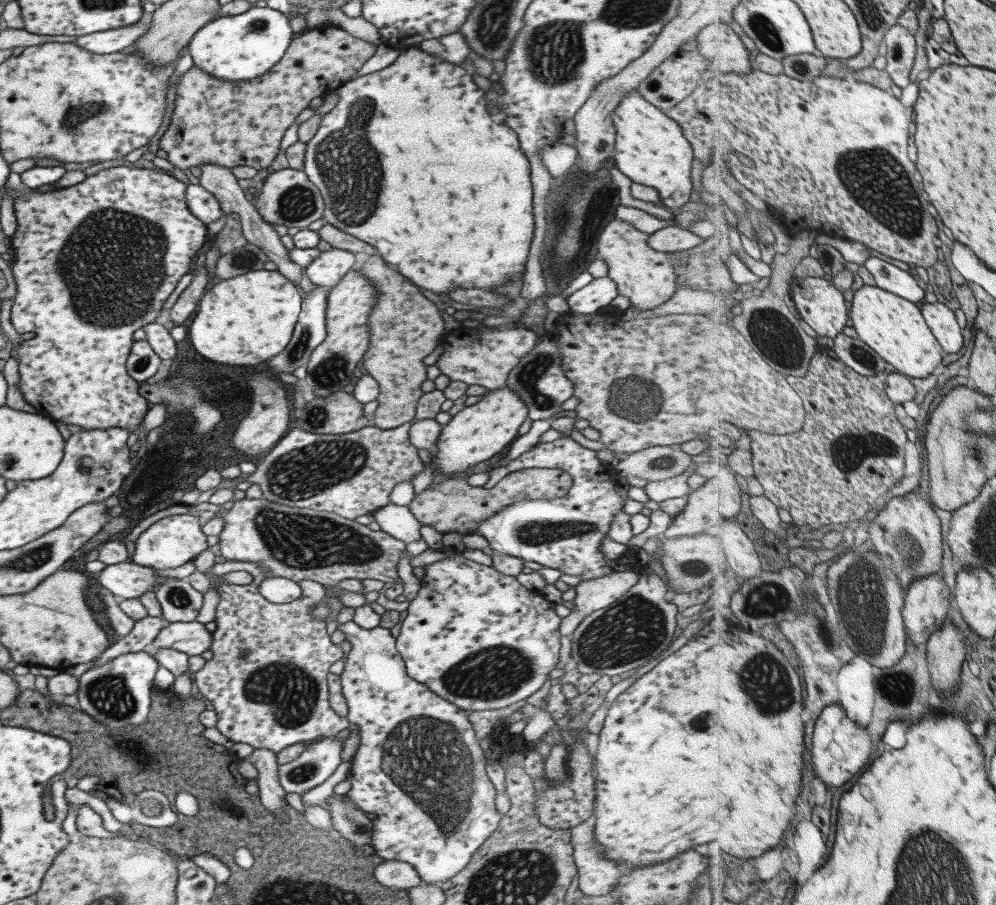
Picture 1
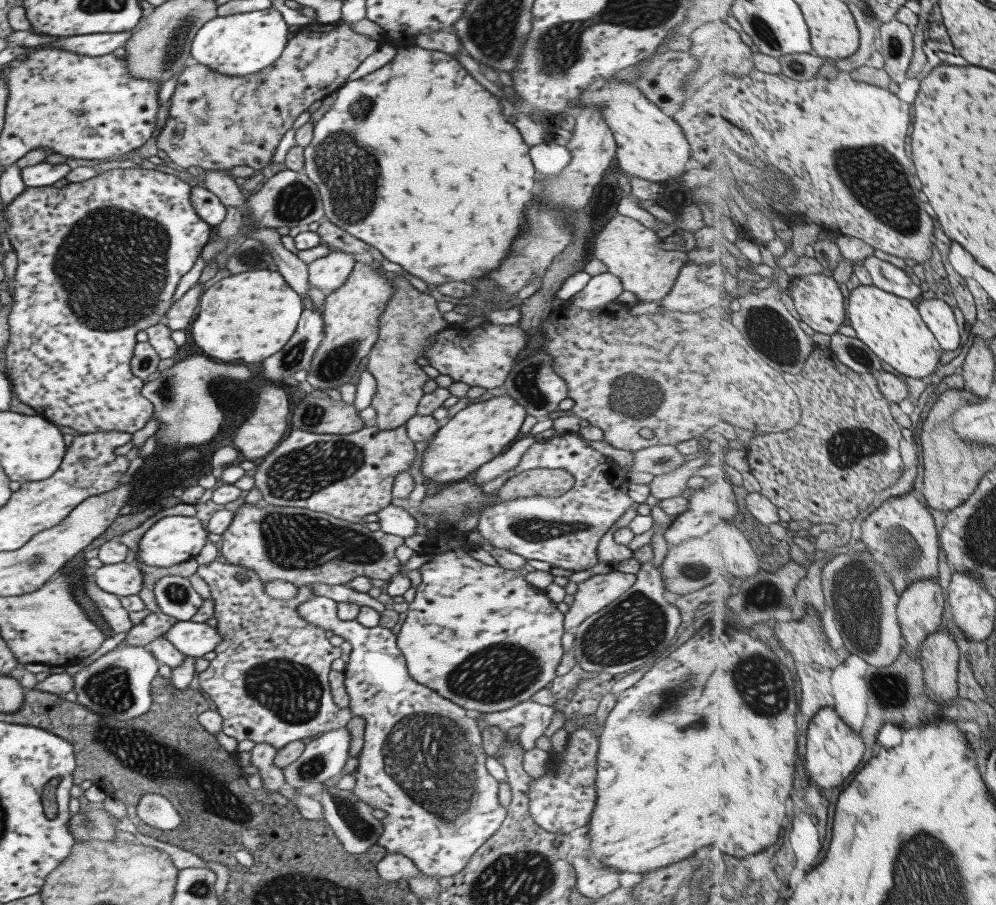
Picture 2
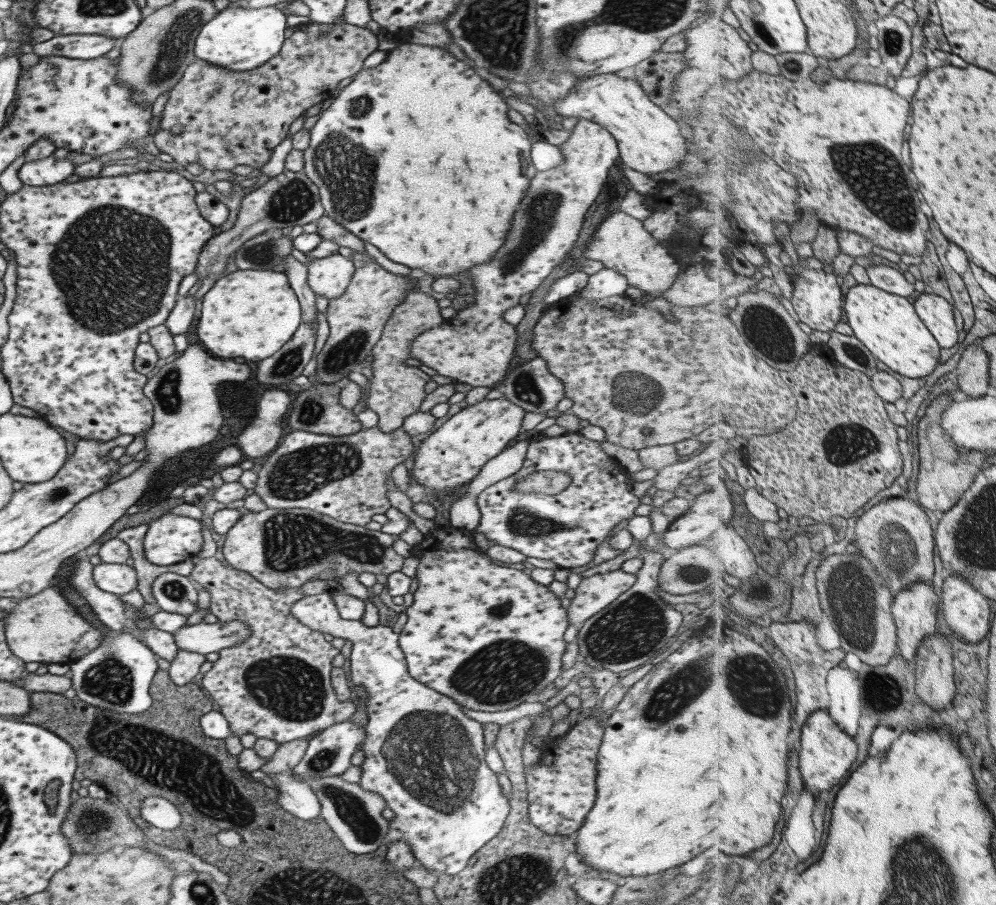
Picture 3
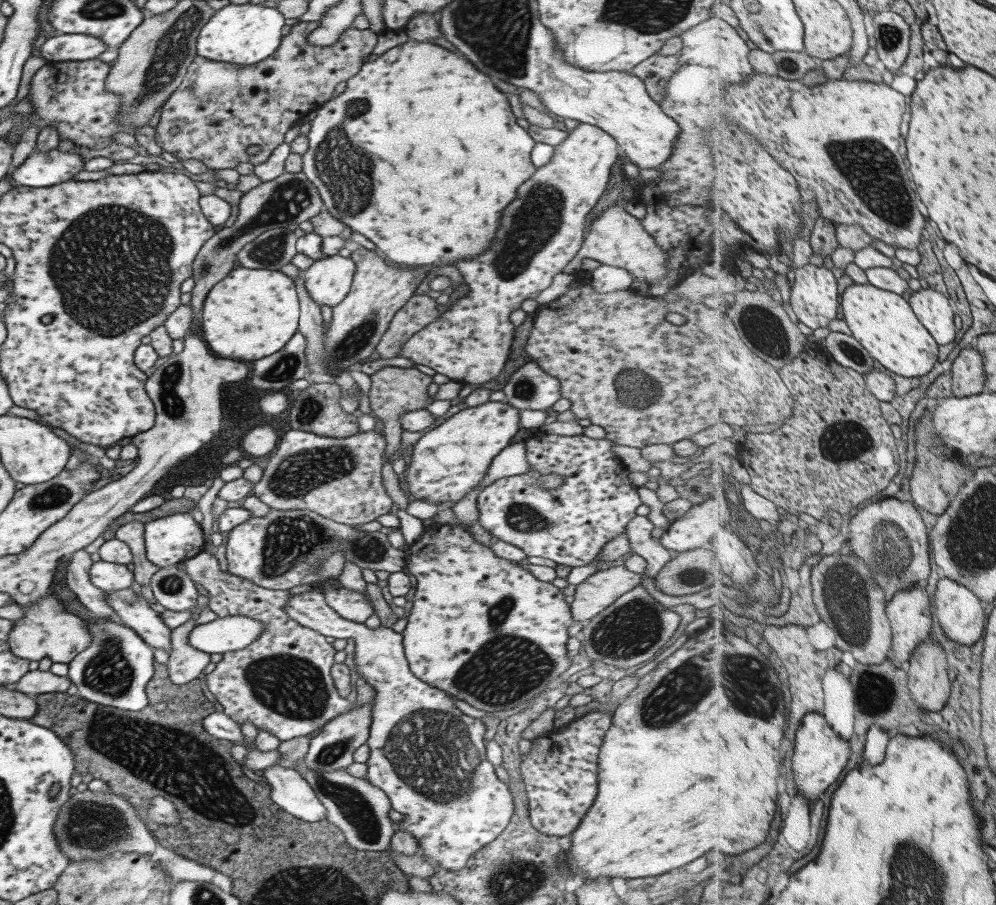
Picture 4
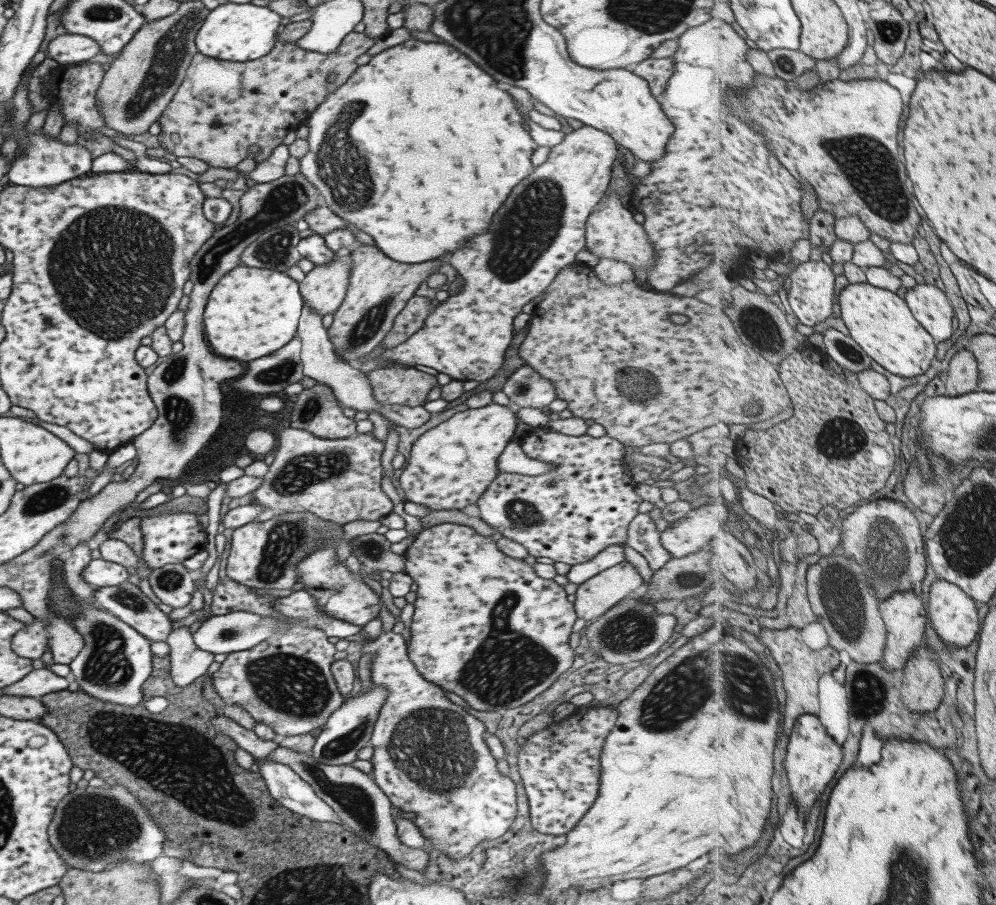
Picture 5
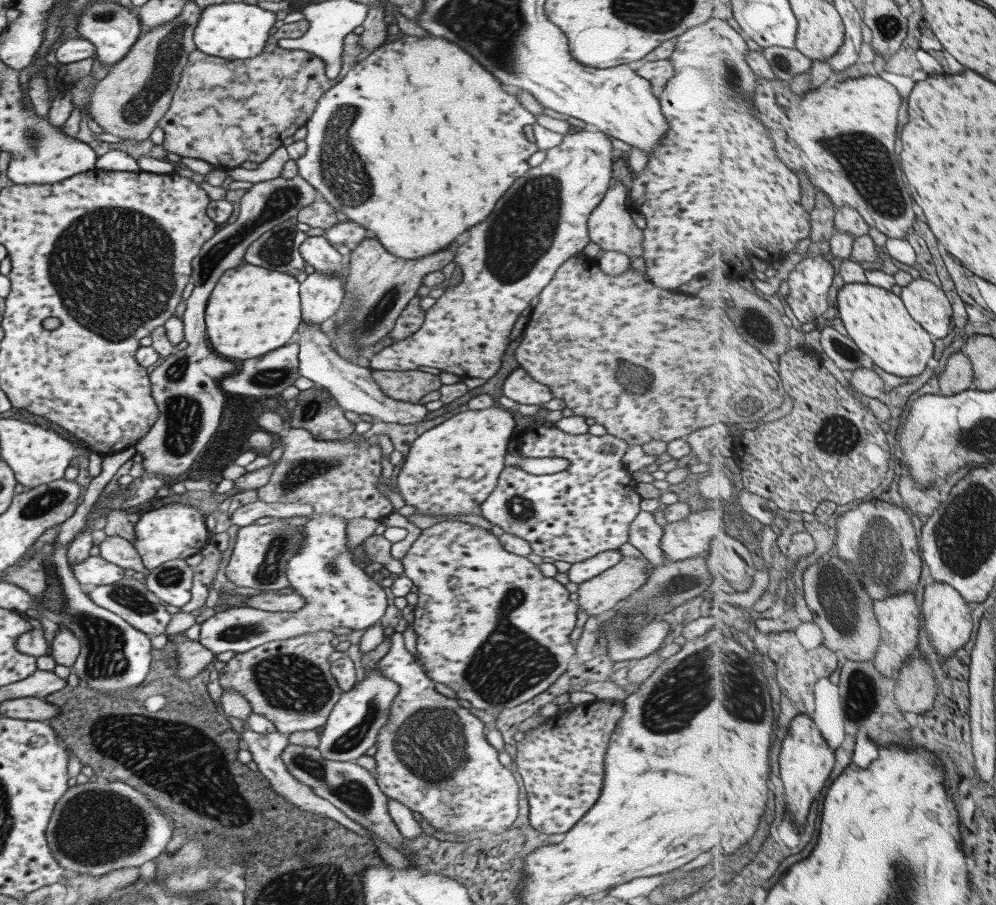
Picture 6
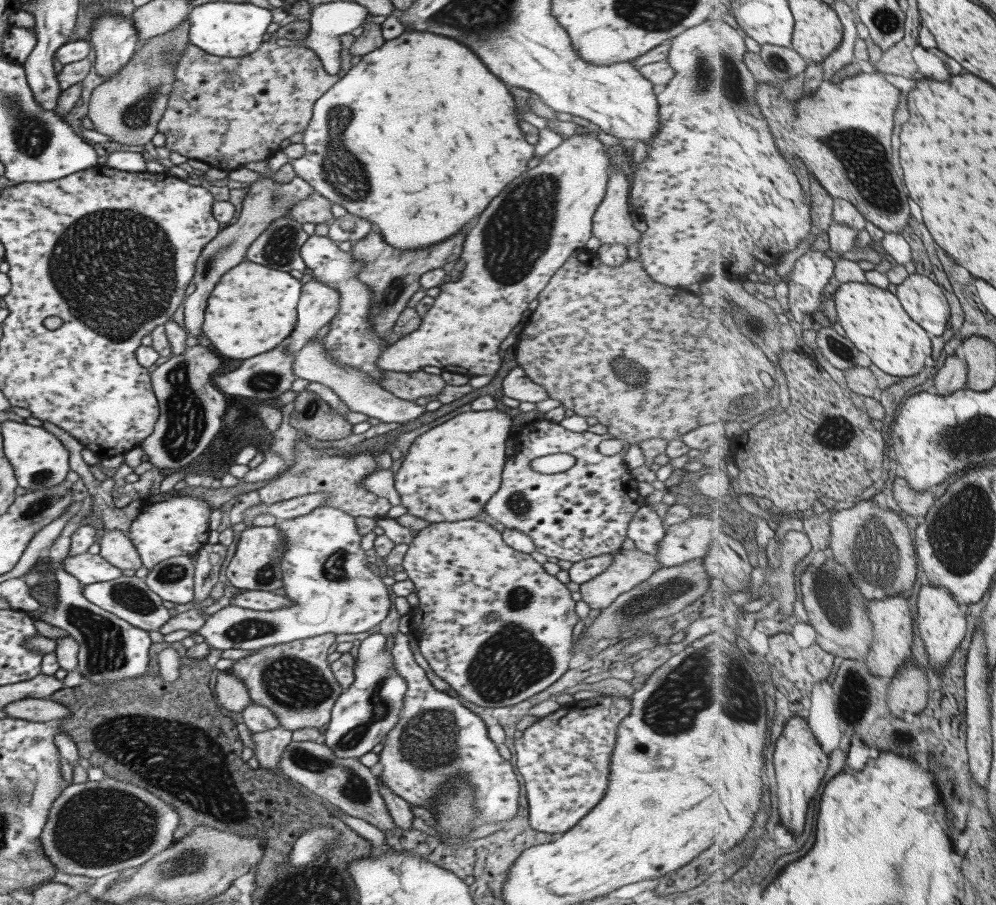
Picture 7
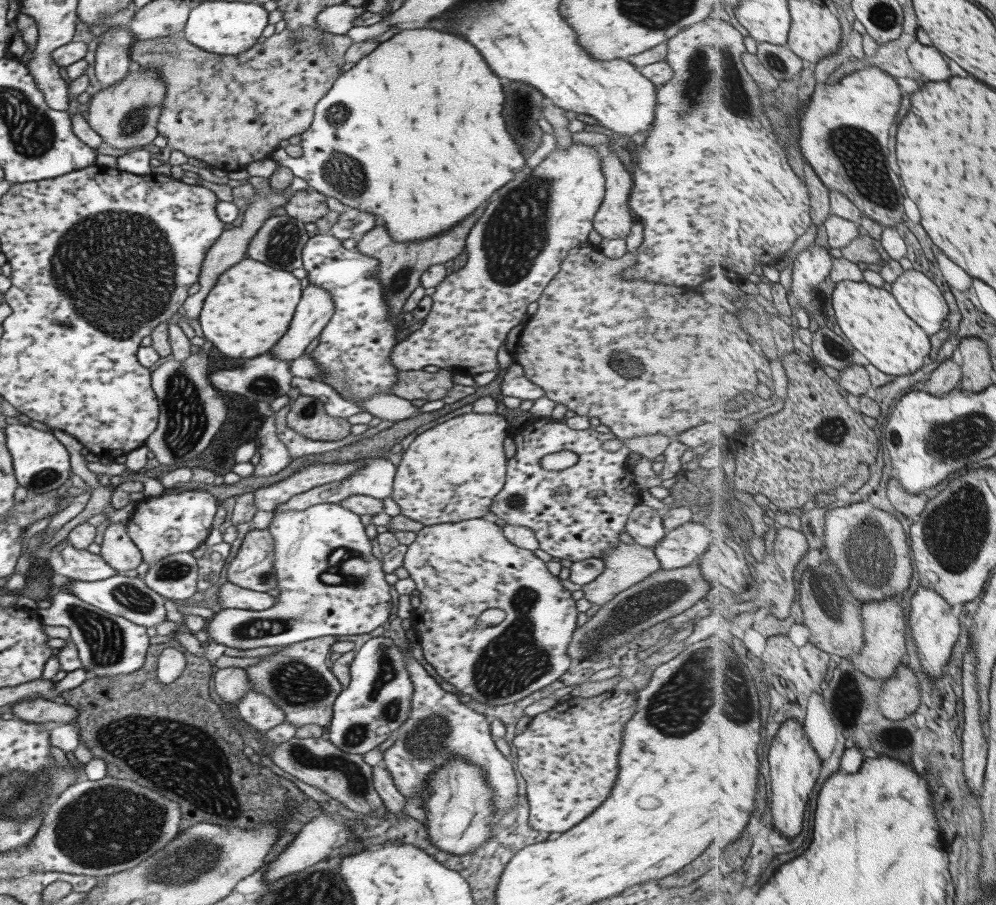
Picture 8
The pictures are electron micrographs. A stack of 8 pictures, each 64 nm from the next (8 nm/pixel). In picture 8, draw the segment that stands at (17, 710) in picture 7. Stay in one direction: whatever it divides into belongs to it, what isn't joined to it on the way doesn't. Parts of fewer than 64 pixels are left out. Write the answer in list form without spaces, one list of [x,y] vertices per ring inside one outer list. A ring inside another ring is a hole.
[[[47,698],[23,699],[10,706],[9,711],[28,723],[62,722],[71,723],[77,711],[69,705],[56,703]]]

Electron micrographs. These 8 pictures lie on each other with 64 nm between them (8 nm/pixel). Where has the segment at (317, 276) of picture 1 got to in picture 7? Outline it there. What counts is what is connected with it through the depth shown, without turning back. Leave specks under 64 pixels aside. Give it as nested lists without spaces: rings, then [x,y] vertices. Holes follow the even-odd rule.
[[[309,280],[301,285],[301,296],[297,304],[297,324],[294,324],[291,336],[287,338],[287,350],[293,354],[305,344],[317,330],[330,322],[338,311],[339,293],[332,286],[317,280]]]

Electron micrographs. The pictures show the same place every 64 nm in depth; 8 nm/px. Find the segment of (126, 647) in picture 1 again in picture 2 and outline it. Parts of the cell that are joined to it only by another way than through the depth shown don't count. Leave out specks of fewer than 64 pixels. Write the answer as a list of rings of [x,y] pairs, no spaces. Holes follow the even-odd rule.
[[[161,612],[150,613],[139,624],[132,626],[120,643],[145,647],[150,640],[169,630],[175,622],[178,622],[175,618]]]

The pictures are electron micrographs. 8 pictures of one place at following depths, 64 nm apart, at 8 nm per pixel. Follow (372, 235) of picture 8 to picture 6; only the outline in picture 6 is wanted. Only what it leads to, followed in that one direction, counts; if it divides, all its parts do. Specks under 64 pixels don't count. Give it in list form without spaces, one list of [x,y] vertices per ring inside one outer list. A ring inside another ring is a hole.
[[[367,236],[351,249],[348,274],[343,278],[344,297],[341,306],[335,311],[336,326],[344,324],[344,320],[352,314],[352,338],[356,346],[370,347],[383,338],[394,325],[395,319],[404,306],[422,286],[423,278],[449,264],[454,257],[458,244],[446,246],[423,258],[404,260],[389,254],[376,238]]]

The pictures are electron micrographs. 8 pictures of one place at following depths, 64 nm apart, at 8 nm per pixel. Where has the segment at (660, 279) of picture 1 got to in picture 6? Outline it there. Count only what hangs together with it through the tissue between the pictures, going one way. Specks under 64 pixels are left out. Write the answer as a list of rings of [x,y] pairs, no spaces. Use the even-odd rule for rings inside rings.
[[[617,181],[607,189],[599,204],[588,216],[586,222],[588,239],[593,244],[597,244],[600,250],[617,250],[629,258],[634,256],[641,257],[644,253],[642,247],[643,232],[637,228],[633,223],[633,219],[629,217],[628,211],[630,208],[628,207],[627,195],[625,193],[623,184]]]

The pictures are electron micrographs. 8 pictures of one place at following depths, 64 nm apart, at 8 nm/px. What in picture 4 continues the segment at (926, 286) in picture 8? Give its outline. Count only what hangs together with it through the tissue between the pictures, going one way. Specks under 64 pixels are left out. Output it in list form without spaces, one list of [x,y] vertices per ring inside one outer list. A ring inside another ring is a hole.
[[[927,288],[911,292],[908,300],[920,321],[930,330],[936,341],[945,346],[957,336],[955,328],[955,308],[950,299],[939,288]]]

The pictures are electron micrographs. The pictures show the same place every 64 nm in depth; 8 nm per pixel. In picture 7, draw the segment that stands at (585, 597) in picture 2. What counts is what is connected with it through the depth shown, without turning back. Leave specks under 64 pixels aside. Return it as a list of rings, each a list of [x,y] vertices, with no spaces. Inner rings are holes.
[[[637,549],[619,550],[611,554],[611,563],[601,574],[579,585],[578,592],[591,610],[607,608],[620,594],[647,580],[660,564],[654,556]]]

